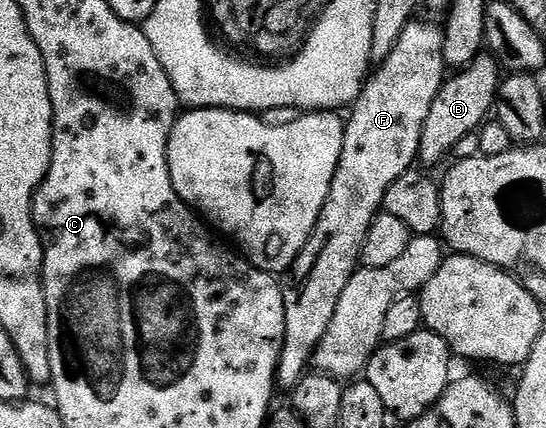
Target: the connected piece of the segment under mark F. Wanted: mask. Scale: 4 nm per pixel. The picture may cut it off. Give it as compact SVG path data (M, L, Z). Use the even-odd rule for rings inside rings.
M420 19L409 21L407 27L403 27L403 35L399 35L399 43L395 43L395 47L391 49L391 55L387 55L387 59L370 72L362 84L361 93L348 110L350 113L345 121L343 151L339 155L339 167L335 167L335 179L331 179L331 191L327 195L327 203L323 203L323 211L303 251L293 260L281 287L285 308L285 334L277 368L277 383L282 390L285 388L285 391L292 391L310 368L323 335L327 335L327 327L331 327L339 295L343 295L343 287L347 287L347 283L361 265L363 239L367 239L371 223L377 214L382 212L387 187L391 187L391 183L395 183L399 175L414 168L418 160L423 123L427 123L427 111L431 111L435 95L439 95L441 86L447 80L447 66L443 55L444 42L445 31L438 22L436 25L433 21L420 21Z

